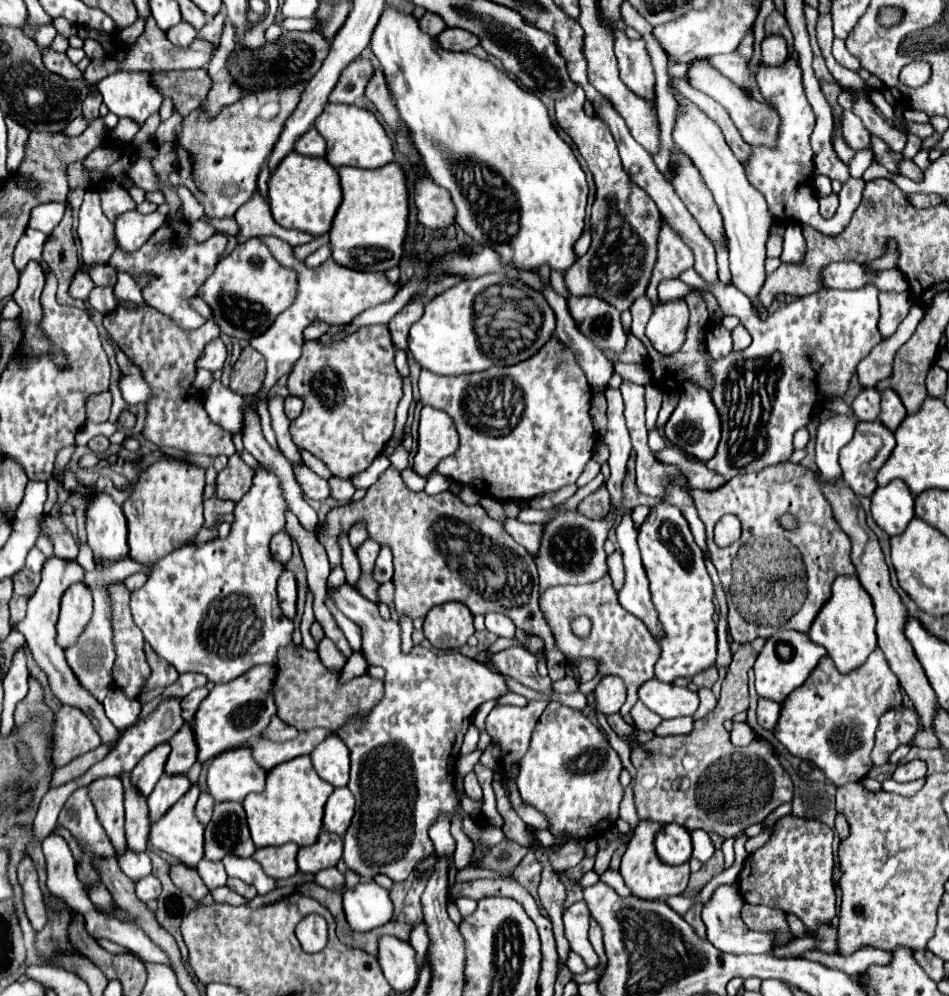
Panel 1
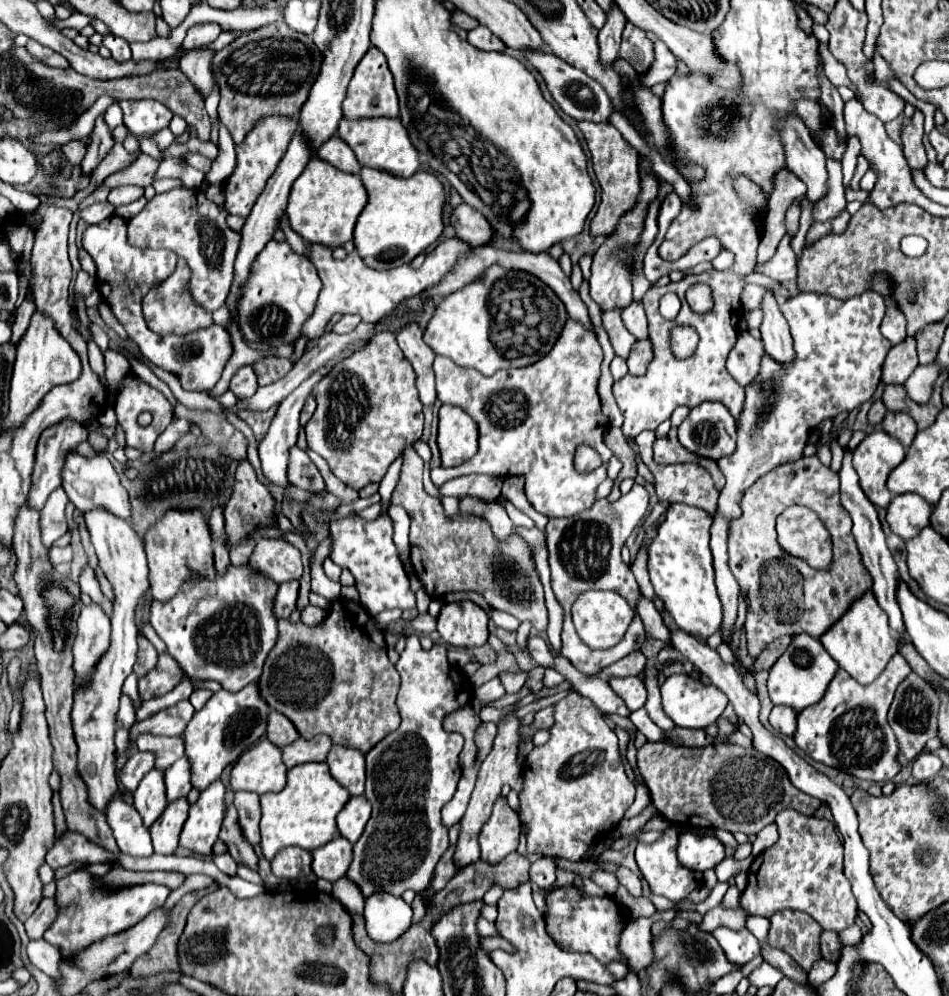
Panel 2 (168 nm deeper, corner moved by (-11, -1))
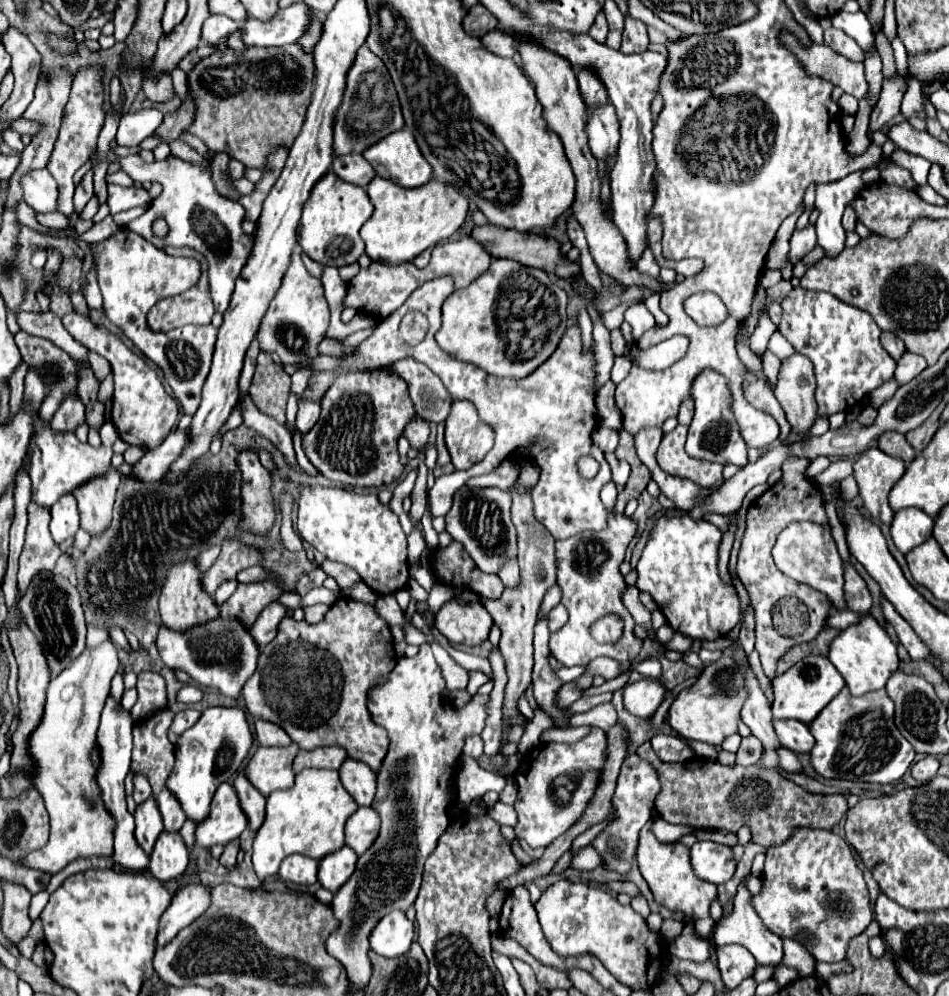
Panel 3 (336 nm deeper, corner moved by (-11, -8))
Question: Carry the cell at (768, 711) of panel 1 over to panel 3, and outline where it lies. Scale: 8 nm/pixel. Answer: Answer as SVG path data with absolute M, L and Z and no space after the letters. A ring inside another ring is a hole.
M773 720L773 728L775 728L775 734L779 736L781 746L793 752L809 754L809 750L815 744L815 738L811 736L809 728L799 720Z

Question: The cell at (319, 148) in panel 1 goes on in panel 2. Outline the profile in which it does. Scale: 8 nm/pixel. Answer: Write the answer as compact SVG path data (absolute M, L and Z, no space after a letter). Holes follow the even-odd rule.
M331 137L331 141L327 141L327 145L323 145L323 149L319 149L319 157L325 159L327 163L331 163L333 167L347 171L347 173L359 173L361 165L355 157L355 153L351 151L351 147L341 139L341 137Z

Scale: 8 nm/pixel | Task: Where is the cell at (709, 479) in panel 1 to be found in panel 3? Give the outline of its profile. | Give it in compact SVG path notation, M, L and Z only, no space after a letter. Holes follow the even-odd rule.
M681 424L673 432L663 436L657 450L657 462L661 470L673 476L685 476L705 488L721 488L721 482L723 482L721 466L715 462L695 460L687 456L683 448L685 436L687 436L687 426L681 426Z

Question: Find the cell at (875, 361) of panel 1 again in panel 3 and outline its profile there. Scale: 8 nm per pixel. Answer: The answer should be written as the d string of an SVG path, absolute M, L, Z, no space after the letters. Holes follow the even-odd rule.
M905 352L899 360L897 360L897 370L895 370L895 380L899 386L911 382L917 374L923 372L923 368L927 366L925 358L923 356L917 356L913 352Z

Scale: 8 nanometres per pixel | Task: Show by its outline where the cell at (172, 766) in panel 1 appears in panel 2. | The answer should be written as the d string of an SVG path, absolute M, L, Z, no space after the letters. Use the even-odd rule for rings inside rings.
M185 757L175 761L171 769L165 773L165 793L167 793L167 803L173 803L181 797L187 797L191 791L191 769L187 769Z

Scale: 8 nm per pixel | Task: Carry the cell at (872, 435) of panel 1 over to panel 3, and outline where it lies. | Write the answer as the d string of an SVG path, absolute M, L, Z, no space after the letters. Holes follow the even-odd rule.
M871 446L859 460L853 462L853 476L859 486L859 498L863 508L871 518L891 524L893 510L887 502L887 494L893 484L903 476L905 462L893 456L887 456L877 446Z

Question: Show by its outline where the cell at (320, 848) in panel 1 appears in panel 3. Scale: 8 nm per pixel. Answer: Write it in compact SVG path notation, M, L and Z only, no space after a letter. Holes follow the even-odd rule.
M343 846L341 850L331 852L329 856L321 858L319 884L327 888L329 892L337 892L355 872L355 862L357 862L357 854L349 846Z

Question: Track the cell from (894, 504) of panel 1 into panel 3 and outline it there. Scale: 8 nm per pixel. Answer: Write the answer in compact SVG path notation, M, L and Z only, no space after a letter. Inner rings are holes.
M919 508L897 510L891 522L891 538L903 554L907 554L911 548L931 538L931 532L933 532L933 518Z

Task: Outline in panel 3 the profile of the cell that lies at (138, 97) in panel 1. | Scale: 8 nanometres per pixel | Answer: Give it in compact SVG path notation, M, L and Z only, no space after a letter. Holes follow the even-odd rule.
M157 108L127 112L121 118L115 138L121 146L139 146L147 136L153 134L153 130L161 124L161 120L163 120L163 114Z

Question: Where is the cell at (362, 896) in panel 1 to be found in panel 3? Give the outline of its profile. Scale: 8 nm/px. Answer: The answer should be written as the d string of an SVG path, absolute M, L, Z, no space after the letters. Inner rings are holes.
M389 912L379 920L379 924L371 930L371 950L385 956L385 958L397 958L405 954L413 942L415 936L413 922L405 916L405 912Z

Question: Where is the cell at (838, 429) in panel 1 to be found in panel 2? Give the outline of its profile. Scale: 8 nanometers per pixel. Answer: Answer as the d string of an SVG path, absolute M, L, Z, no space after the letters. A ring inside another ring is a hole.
M845 451L845 459L843 459L843 467L839 471L841 477L841 505L849 511L851 519L853 519L853 537L857 543L857 549L861 553L861 561L865 565L865 569L869 571L871 579L873 579L873 595L877 599L877 603L881 605L881 609L889 615L889 625L893 629L893 633L897 637L905 635L905 625L903 625L903 617L901 617L901 609L897 603L897 583L899 583L899 573L897 573L897 565L893 561L891 551L887 549L885 543L885 535L881 529L881 523L877 519L877 511L875 505L871 505L871 501L865 497L865 493L859 487L859 477L851 465L851 451Z

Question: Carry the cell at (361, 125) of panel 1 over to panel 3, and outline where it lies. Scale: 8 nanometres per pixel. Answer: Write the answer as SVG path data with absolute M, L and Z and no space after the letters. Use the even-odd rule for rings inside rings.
M401 128L367 148L363 158L375 168L377 176L403 188L417 188L431 180L431 166L407 128Z

